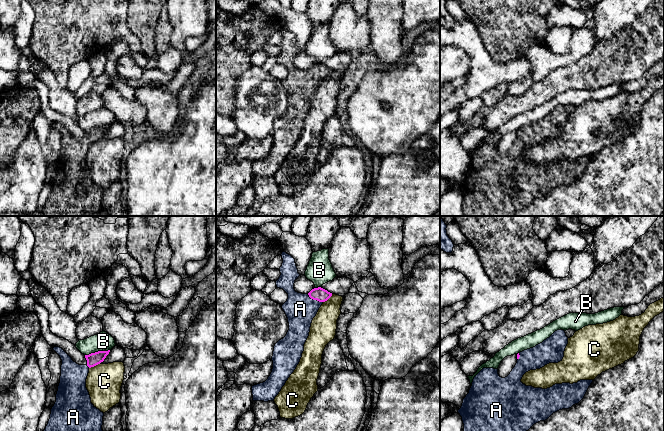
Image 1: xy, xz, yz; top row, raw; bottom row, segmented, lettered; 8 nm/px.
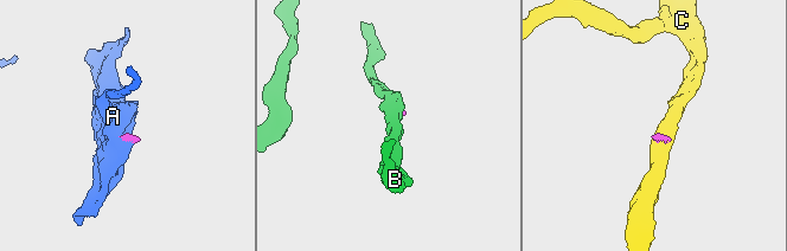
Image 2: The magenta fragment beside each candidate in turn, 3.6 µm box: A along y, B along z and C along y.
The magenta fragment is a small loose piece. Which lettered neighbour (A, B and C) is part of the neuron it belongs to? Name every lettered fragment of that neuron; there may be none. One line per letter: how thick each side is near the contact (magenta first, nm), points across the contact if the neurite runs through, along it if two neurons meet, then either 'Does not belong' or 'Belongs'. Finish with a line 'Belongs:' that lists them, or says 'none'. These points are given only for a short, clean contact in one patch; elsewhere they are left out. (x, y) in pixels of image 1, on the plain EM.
A: Thickness 110 nm (magenta) against 240 nm. Path across: xz (319, 70), (315, 75), (300, 85). Belongs
B: Thickness 110 nm (magenta) against 150 nm. Boundary: xy (109, 125), (85, 131). Does not belong
C: Thickness 110 nm (magenta) against 280 nm. Boundary: xy (99, 139), (89, 144). Does not belong
Belongs: A

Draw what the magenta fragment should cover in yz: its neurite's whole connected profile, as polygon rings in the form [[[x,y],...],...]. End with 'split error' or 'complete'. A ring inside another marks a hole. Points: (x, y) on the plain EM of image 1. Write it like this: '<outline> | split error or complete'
[[[560,105],[542,119],[518,129],[517,139],[507,153],[500,153],[498,145],[483,144],[474,153],[469,169],[458,186],[464,200],[464,216],[515,216],[520,209],[547,196],[553,189],[578,180],[593,156],[555,160],[547,165],[526,162],[521,158],[526,148],[562,137],[567,120],[568,113]]] | split error

